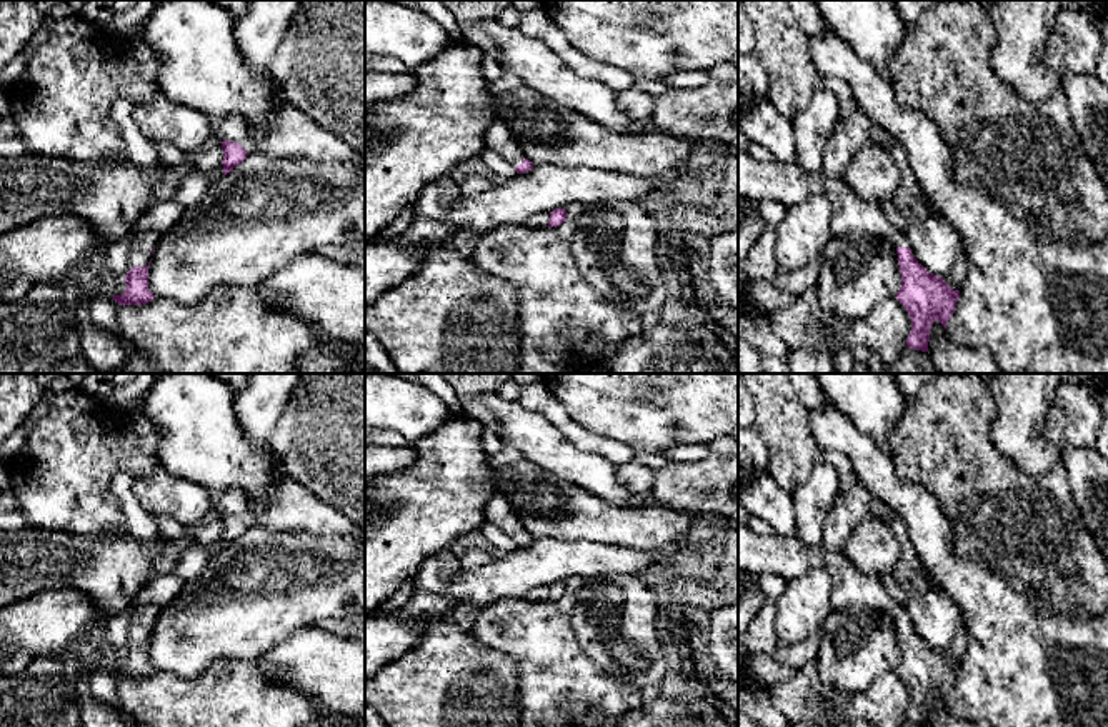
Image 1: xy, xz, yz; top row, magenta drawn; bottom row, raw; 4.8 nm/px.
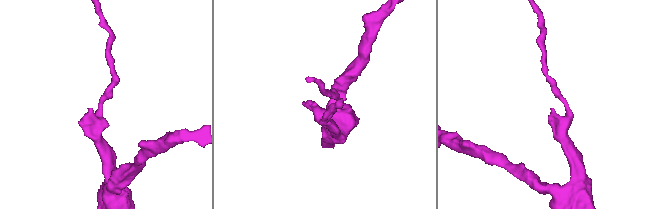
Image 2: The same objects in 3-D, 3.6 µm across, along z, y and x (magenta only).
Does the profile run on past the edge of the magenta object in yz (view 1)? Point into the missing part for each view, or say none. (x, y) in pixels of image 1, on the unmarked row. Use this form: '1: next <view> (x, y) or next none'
1: next yz (758, 554)

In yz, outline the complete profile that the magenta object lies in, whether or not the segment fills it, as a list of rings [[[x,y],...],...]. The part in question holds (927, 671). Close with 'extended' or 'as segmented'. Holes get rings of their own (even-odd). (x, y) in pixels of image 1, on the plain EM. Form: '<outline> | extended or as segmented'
[[[738,525],[738,570],[750,579],[776,574],[791,580],[810,569],[825,569],[830,574],[833,610],[875,609],[895,622],[901,649],[901,660],[895,672],[911,692],[906,720],[928,725],[933,695],[938,694],[946,702],[960,664],[953,664],[940,649],[930,647],[915,632],[903,605],[888,595],[881,580],[860,572],[843,552],[830,552],[821,545],[810,547],[795,537],[788,539],[775,532],[760,535],[748,525]]] | extended

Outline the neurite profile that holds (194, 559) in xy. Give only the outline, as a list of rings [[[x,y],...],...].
[[[223,539],[217,540],[210,547],[202,547],[195,542],[180,554],[175,575],[178,575],[183,582],[190,582],[203,572],[207,564],[223,550]]]

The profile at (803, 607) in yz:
[[[810,569],[786,580],[785,592],[775,600],[773,629],[778,644],[796,644],[821,630],[833,612],[830,594],[831,580],[825,569]]]

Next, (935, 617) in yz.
[[[940,589],[908,592],[903,609],[918,637],[933,649],[948,647],[961,624],[960,607]]]

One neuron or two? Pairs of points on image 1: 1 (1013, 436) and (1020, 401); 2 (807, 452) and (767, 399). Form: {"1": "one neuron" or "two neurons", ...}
{"1": "one neuron", "2": "one neuron"}

